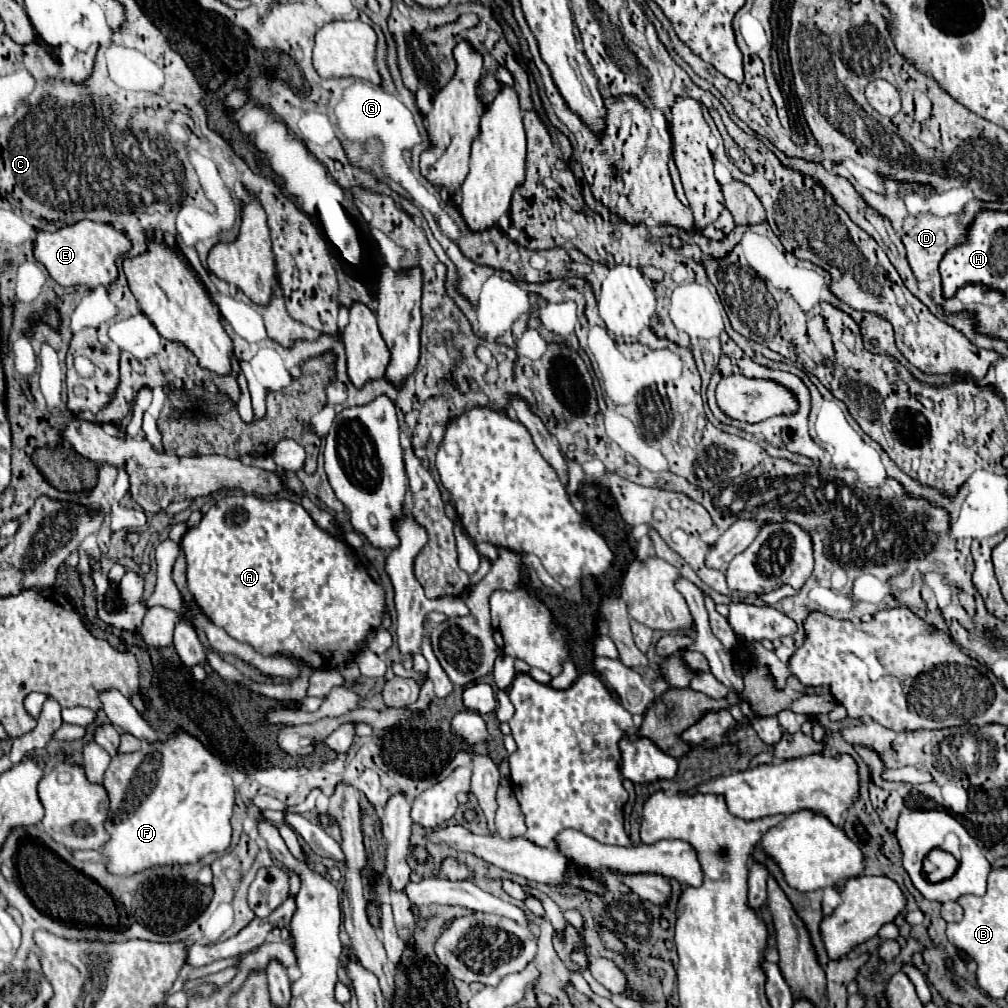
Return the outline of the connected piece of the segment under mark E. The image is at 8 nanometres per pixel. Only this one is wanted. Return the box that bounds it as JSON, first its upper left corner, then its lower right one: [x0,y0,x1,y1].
[33,220,131,286]

